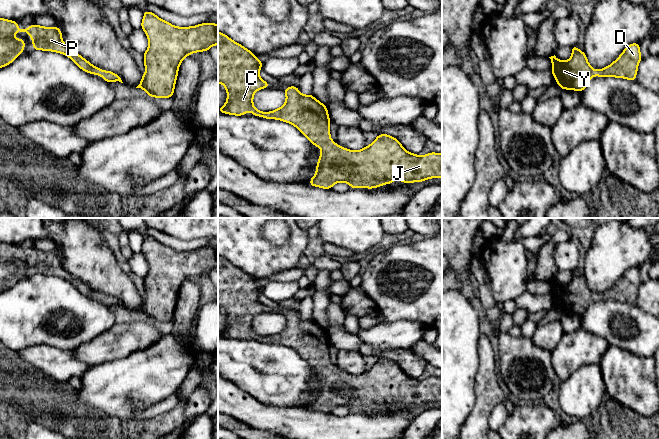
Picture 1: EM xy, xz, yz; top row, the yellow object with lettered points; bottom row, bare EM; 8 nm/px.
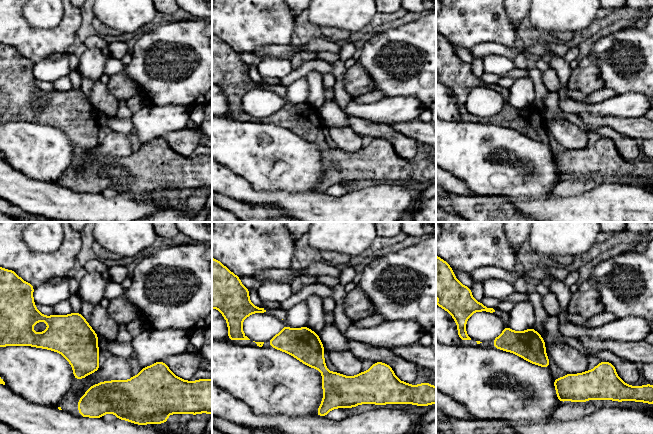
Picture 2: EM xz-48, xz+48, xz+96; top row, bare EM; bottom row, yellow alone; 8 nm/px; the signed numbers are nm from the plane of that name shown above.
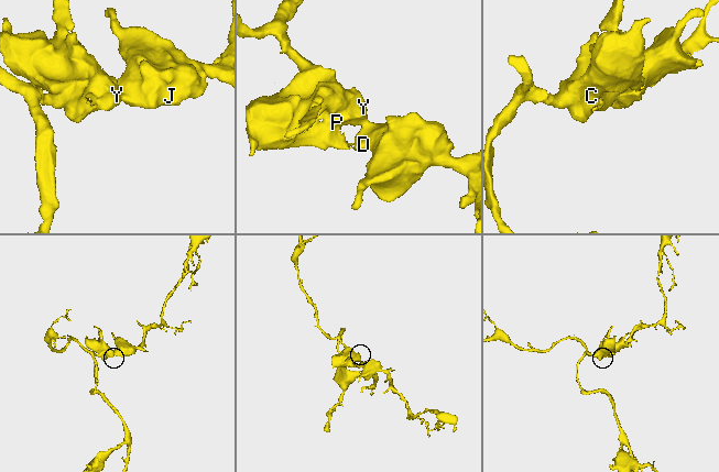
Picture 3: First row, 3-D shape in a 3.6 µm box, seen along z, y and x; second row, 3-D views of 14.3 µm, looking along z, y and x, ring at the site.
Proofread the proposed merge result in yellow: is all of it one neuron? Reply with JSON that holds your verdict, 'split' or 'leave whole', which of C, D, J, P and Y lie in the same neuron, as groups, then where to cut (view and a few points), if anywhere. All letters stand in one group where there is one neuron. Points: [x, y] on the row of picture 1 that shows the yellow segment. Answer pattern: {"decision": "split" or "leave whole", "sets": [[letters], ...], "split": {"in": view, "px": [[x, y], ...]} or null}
{"decision": "leave whole", "sets": [["C", "D", "J", "P", "Y"]], "split": null}

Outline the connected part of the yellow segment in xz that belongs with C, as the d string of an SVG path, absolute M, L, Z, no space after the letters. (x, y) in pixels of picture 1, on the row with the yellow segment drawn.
M218 31L218 83L225 86L228 93L226 104L218 110L225 114L242 116L252 112L265 119L274 118L294 125L312 144L321 148L316 166L316 174L310 186L331 189L338 182L346 182L351 188L380 187L400 179L402 183L421 182L429 178L442 178L442 154L429 153L424 156L409 153L400 142L387 134L379 134L369 146L360 151L348 150L333 142L330 137L330 119L326 105L313 95L302 95L296 86L284 88L285 104L271 112L262 112L253 106L253 95L257 90L270 88L269 83L259 77L262 62L248 49Z

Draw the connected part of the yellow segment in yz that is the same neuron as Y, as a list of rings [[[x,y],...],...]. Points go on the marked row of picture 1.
[[[632,43],[628,45],[622,54],[609,66],[594,70],[587,61],[585,52],[581,52],[577,46],[572,47],[572,55],[568,61],[561,61],[556,56],[549,57],[552,60],[552,73],[562,90],[570,89],[582,92],[592,76],[618,77],[628,80],[636,80],[638,64],[641,61],[640,45]]]

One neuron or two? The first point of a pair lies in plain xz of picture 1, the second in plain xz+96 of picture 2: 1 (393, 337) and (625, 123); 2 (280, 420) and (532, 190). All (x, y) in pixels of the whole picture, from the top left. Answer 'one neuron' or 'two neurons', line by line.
1: two neurons
2: two neurons

